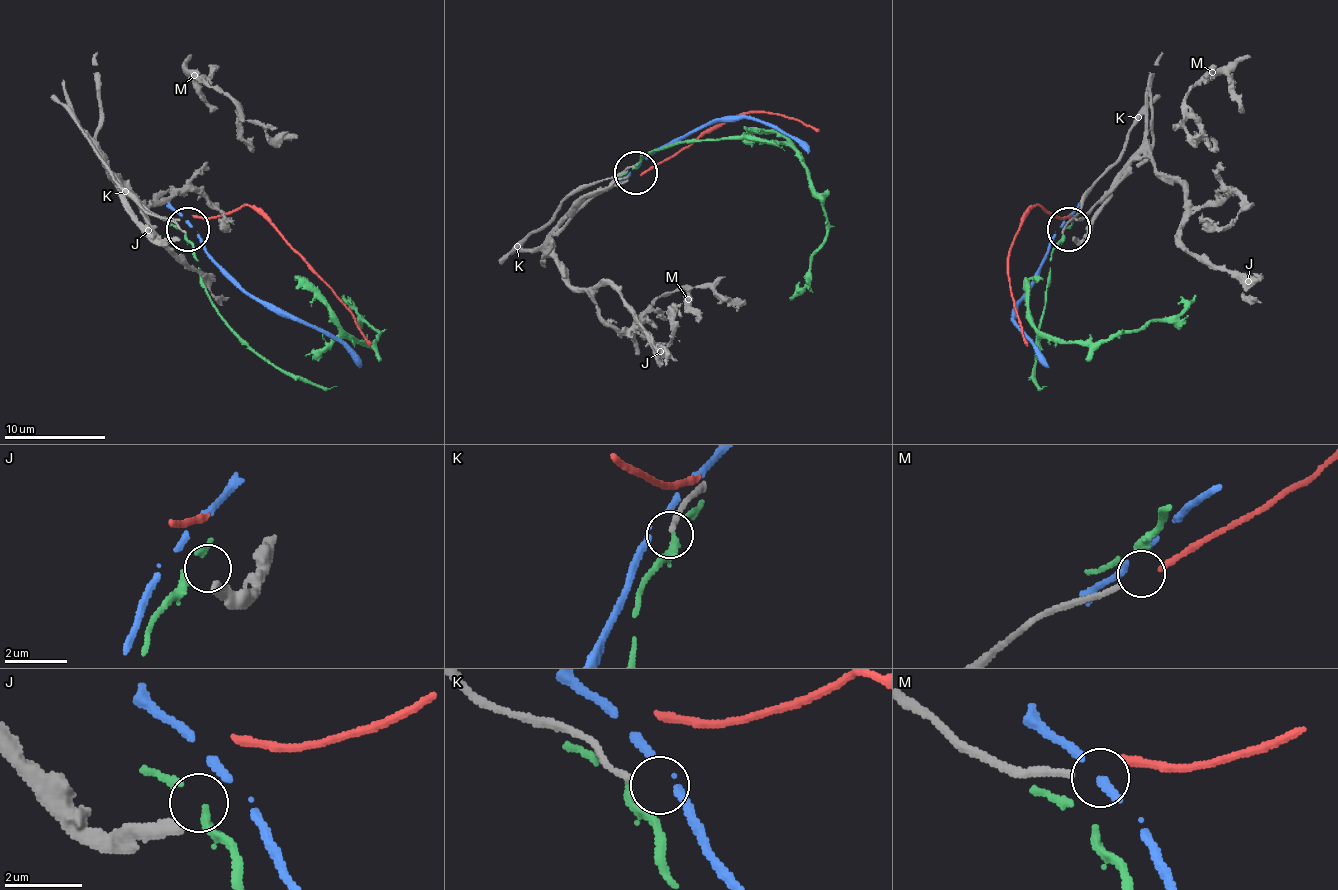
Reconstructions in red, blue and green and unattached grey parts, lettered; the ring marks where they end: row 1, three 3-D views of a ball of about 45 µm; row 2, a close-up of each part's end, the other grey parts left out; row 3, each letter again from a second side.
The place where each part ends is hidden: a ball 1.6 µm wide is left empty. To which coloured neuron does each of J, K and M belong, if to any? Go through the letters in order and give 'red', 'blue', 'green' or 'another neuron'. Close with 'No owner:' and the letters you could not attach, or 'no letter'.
J: another neuron
K: another neuron
M: another neuron
No owner: J, K, M

